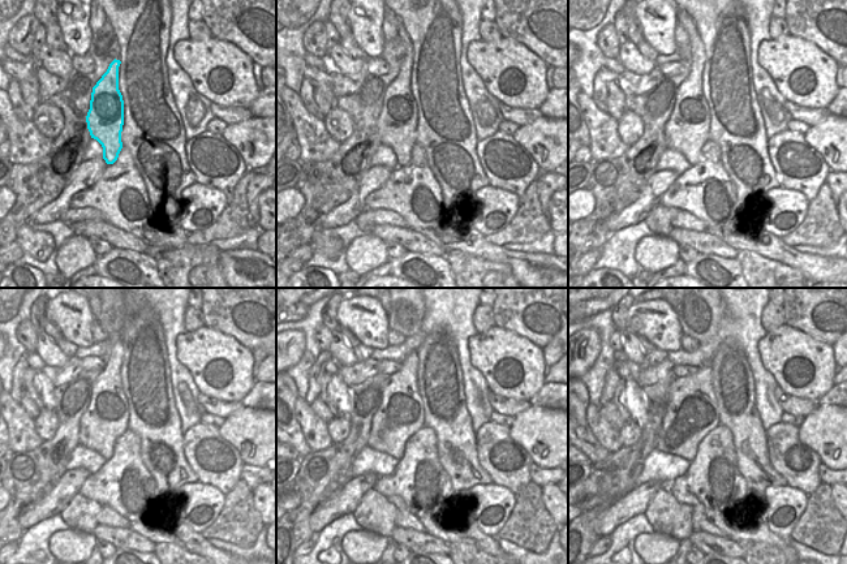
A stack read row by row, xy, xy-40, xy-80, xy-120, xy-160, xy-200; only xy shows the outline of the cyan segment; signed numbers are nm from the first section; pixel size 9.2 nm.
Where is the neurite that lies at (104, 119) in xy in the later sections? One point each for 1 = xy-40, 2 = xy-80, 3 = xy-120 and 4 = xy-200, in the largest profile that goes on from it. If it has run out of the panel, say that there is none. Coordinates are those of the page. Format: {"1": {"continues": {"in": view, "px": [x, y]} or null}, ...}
{"1": {"continues": {"in": "xy-40", "px": [398, 120]}}, "2": {"continues": {"in": "xy-80", "px": [688, 128]}}, "3": {"continues": {"in": "xy-120", "px": [106, 418]}}, "4": {"continues": {"in": "xy-200", "px": [692, 412]}}}

